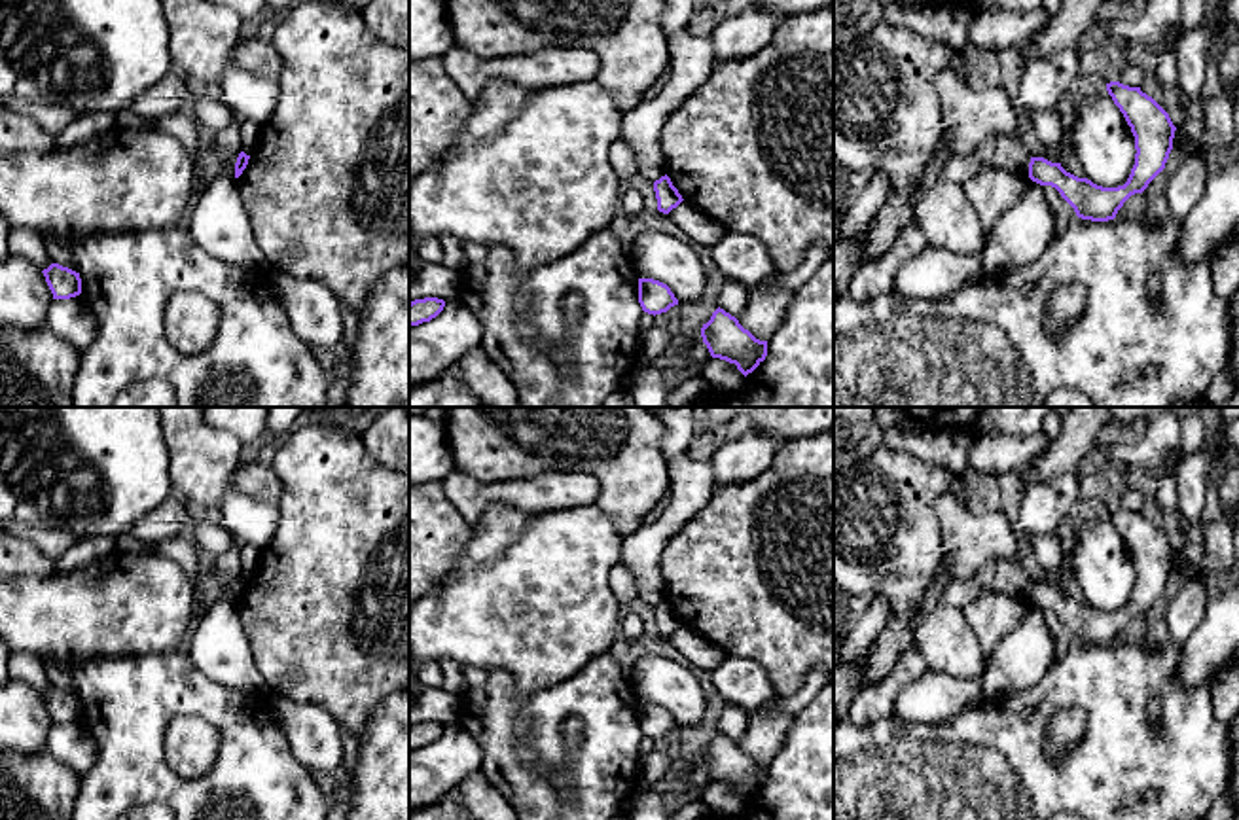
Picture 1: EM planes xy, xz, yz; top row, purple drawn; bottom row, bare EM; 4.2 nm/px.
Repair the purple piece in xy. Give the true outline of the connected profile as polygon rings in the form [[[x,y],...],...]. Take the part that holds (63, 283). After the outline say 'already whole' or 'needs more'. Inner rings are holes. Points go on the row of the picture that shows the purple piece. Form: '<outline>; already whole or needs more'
[[[51,263],[42,271],[45,282],[53,294],[53,299],[70,299],[81,294],[81,278],[80,273],[63,267],[59,263]]]; already whole

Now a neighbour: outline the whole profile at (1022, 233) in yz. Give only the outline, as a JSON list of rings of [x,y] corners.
[[[1031,182],[1023,197],[995,223],[978,250],[985,275],[1002,275],[1032,263],[1051,242],[1059,223],[1044,186]]]

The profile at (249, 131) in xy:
[[[239,119],[239,133],[241,133],[241,142],[242,142],[242,152],[250,155],[260,140],[260,127],[252,123],[250,119]]]

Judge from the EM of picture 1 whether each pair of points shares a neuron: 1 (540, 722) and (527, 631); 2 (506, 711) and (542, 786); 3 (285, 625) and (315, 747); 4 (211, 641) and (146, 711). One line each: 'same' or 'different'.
1: different
2: same
3: different
4: different

